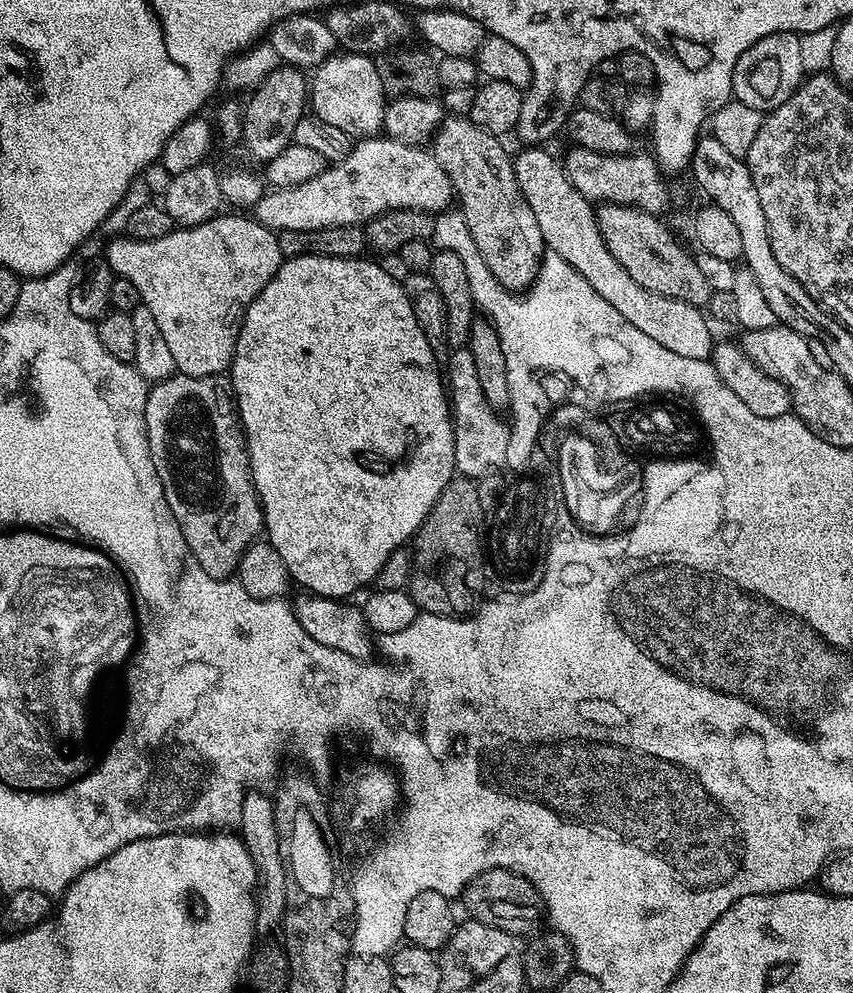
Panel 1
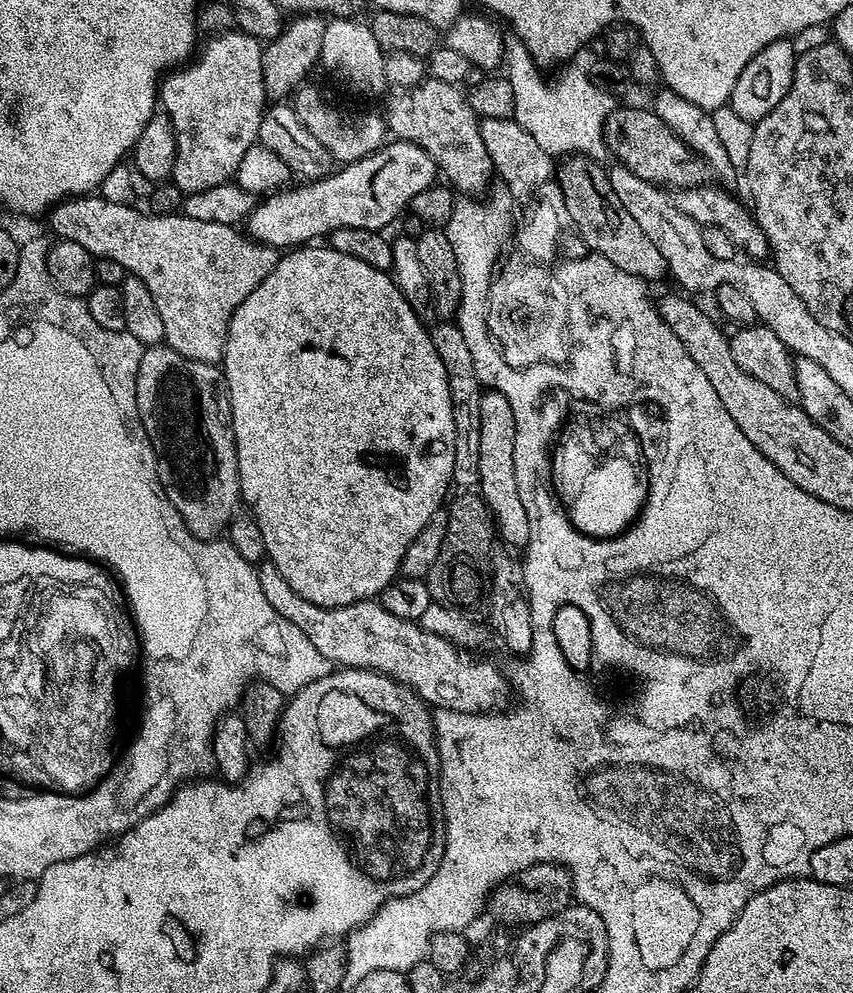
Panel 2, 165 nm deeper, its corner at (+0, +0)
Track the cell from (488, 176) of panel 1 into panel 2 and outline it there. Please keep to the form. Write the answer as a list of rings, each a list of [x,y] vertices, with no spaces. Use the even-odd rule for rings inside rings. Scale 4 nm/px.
[[[425,78],[414,88],[401,91],[400,97],[389,106],[386,111],[386,128],[389,133],[392,132],[397,141],[416,144],[436,163],[437,169],[442,173],[443,179],[457,193],[460,194],[480,194],[488,184],[488,179],[493,179],[494,169],[492,159],[486,150],[486,142],[482,142],[480,133],[480,120],[476,111],[470,106],[467,95],[461,91],[457,85],[450,82],[438,82],[431,78]]]

